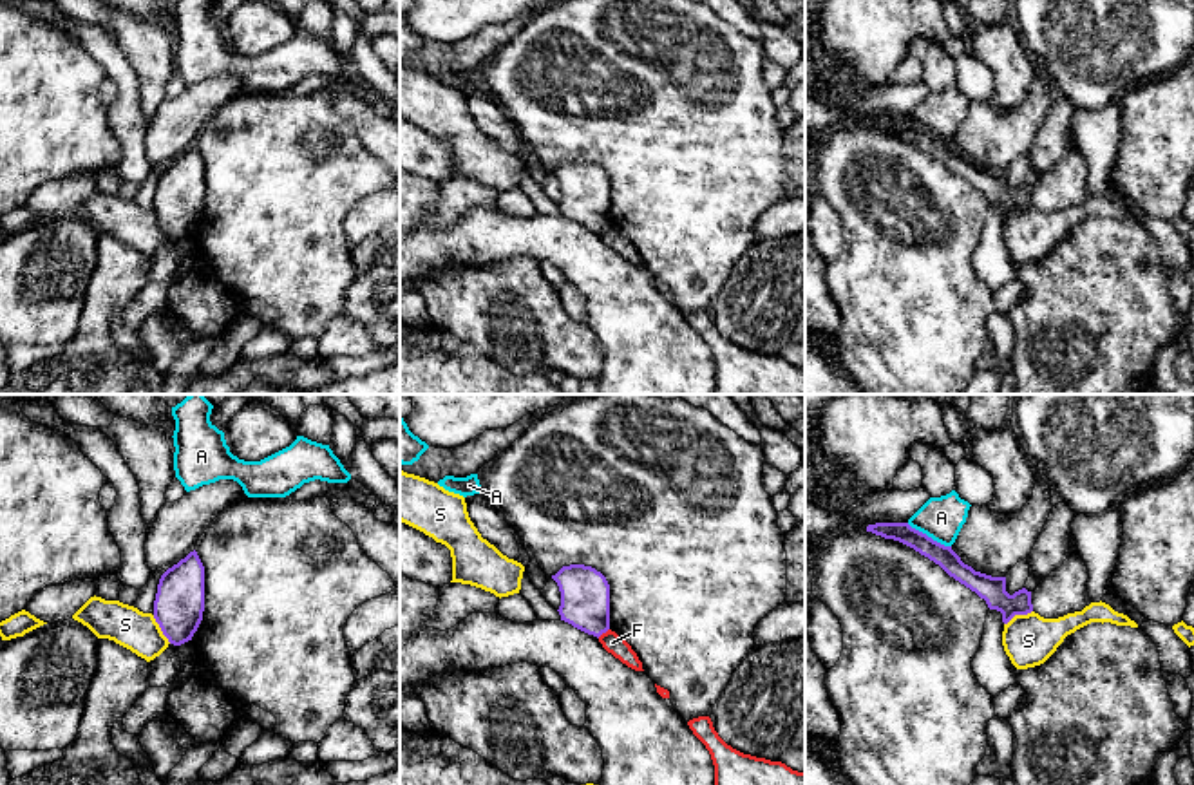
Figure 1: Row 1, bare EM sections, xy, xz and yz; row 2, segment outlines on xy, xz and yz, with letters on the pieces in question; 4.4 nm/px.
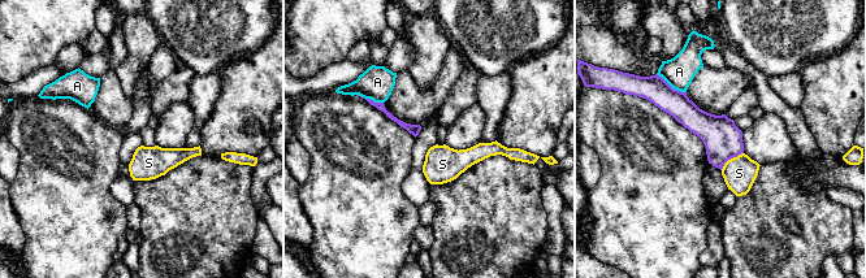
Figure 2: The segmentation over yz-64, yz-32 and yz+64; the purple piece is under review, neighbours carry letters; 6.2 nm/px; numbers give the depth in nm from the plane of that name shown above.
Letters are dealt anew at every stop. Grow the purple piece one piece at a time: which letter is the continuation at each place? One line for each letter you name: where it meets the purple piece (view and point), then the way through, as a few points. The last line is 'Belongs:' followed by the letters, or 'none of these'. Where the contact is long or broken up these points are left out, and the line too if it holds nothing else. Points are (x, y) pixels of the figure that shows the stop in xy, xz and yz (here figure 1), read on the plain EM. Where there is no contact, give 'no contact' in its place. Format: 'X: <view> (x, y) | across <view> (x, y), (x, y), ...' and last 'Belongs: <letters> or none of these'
Belongs: none of these

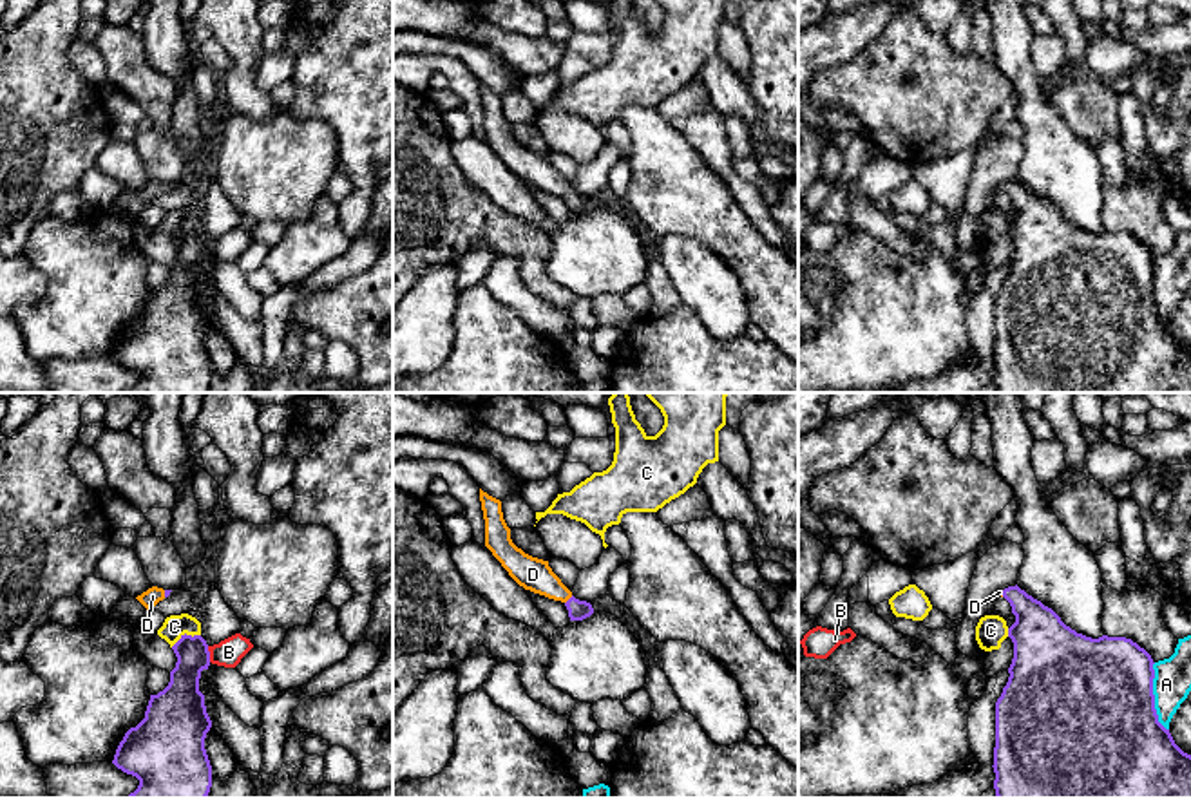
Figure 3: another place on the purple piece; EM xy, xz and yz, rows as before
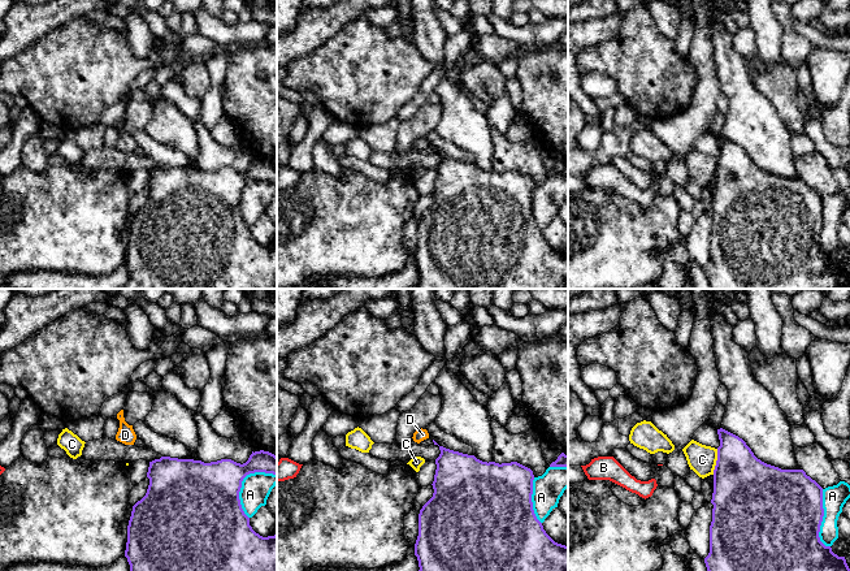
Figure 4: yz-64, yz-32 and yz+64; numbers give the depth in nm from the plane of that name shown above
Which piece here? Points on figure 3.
D: xz (569, 194) | across xz (578, 205), (569, 194), (533, 169)
Belongs: D

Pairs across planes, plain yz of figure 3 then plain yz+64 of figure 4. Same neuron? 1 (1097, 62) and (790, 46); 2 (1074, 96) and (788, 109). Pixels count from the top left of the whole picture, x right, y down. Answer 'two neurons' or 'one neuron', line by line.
1: one neuron
2: one neuron

